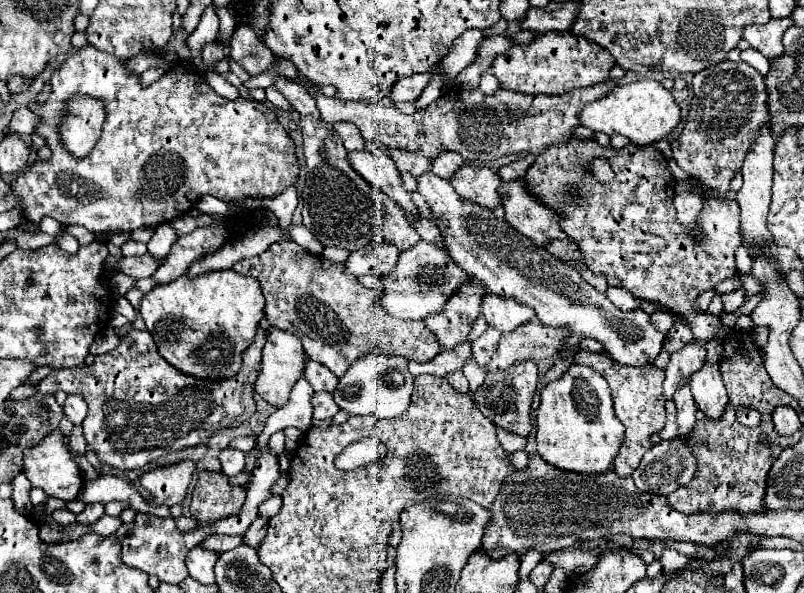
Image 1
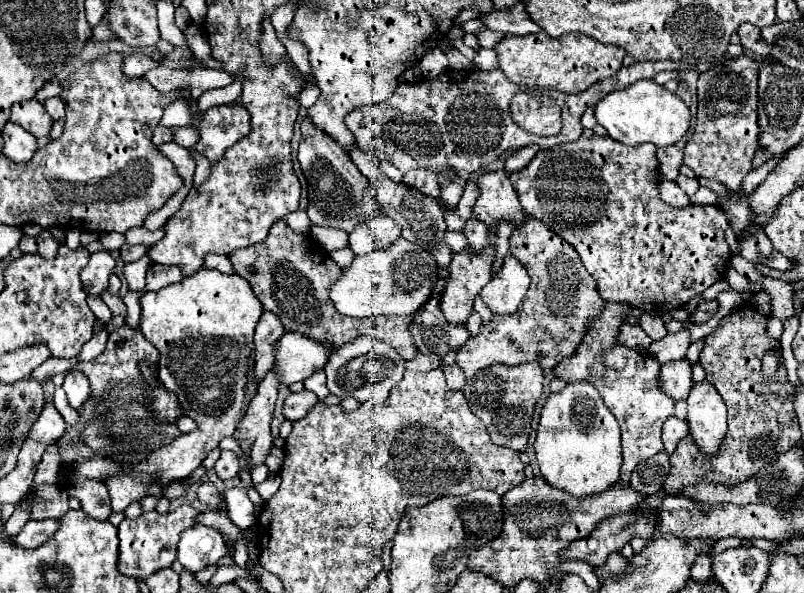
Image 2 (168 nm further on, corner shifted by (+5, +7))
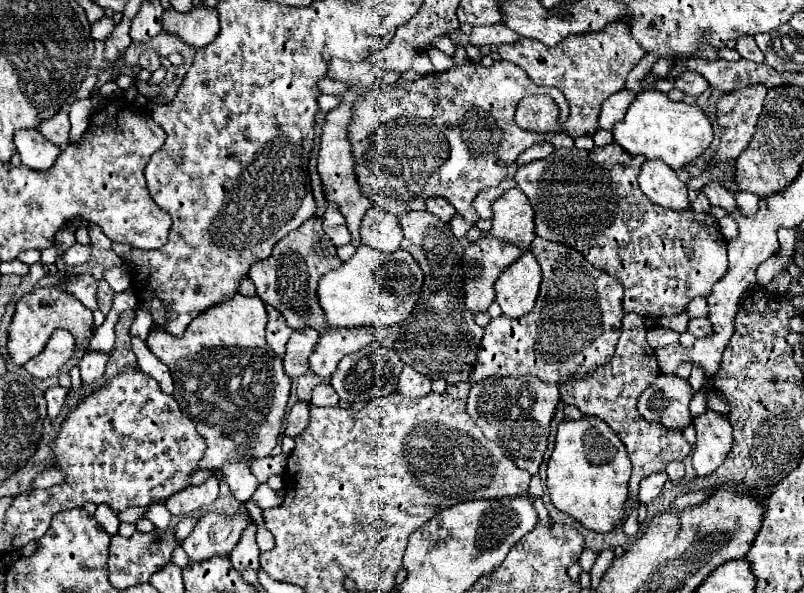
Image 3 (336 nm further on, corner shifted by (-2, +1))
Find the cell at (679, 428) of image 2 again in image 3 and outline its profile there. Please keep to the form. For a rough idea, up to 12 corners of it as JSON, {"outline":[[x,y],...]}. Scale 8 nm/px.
{"outline":[[682,462],[668,464],[668,480],[678,484],[684,480]]}

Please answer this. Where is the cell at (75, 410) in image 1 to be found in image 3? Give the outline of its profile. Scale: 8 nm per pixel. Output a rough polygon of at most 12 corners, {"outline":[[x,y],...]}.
{"outline":[[86,352],[78,364],[82,380],[102,378],[108,354]]}

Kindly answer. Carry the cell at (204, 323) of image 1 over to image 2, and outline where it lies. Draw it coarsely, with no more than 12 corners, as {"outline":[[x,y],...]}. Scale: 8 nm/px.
{"outline":[[201,268],[141,298],[159,380],[199,428],[145,460],[71,463],[72,481],[187,478],[257,392],[263,312]]}

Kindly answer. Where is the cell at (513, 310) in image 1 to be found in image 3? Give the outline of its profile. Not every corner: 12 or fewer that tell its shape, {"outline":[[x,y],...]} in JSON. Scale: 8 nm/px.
{"outline":[[524,252],[496,280],[510,318],[534,308],[542,272]]}

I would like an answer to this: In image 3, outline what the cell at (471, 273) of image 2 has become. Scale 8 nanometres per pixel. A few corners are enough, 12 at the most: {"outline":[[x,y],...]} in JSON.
{"outline":[[496,236],[468,244],[466,306],[486,312],[522,250]]}

